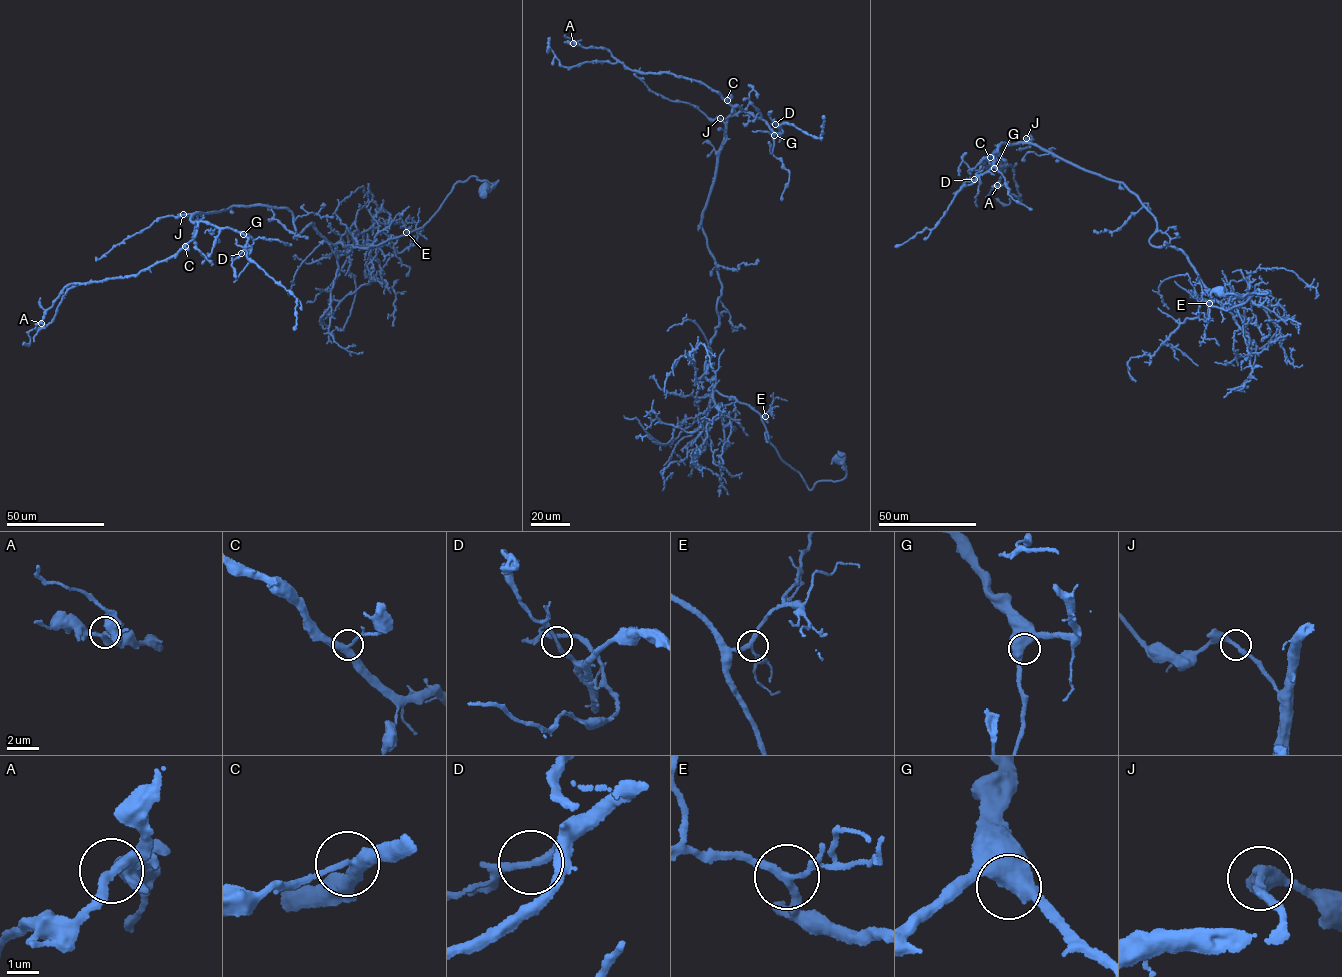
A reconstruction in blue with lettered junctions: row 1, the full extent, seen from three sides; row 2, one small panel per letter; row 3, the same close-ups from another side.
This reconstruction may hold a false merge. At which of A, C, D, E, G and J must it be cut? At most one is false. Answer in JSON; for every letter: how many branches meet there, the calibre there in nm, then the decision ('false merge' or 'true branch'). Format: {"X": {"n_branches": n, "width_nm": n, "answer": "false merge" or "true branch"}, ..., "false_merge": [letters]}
{"A": {"n_branches": 3, "width_nm": 240, "answer": "true branch"}, "C": {"n_branches": 3, "width_nm": 320, "answer": "true branch"}, "D": {"n_branches": 2, "width_nm": 180, "answer": "true branch"}, "E": {"n_branches": 3, "width_nm": 200, "answer": "true branch"}, "G": {"n_branches": 2, "width_nm": 550, "answer": "true branch"}, "J": {"n_branches": 2, "width_nm": 260, "answer": "true branch"}, "false_merge": []}

